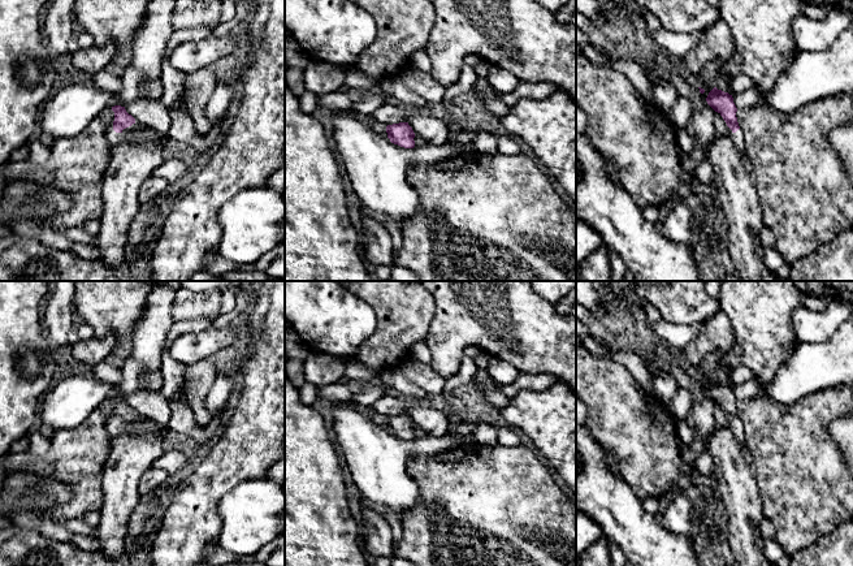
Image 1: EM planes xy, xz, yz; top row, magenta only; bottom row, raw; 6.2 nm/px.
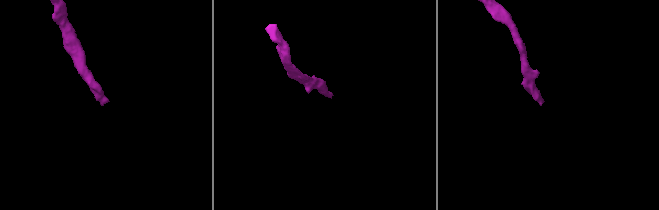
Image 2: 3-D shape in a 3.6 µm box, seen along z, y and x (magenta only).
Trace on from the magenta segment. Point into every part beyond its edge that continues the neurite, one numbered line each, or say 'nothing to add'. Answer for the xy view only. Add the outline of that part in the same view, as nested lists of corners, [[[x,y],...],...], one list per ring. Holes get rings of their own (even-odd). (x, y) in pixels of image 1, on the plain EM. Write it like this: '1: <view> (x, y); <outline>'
1: xy (115, 430); [[[135,411],[135,414],[131,418],[124,420],[121,424],[116,424],[113,422],[113,416],[111,416],[109,420],[108,420],[108,423],[107,423],[107,431],[108,431],[108,433],[109,433],[109,436],[112,438],[116,438],[120,435],[122,435],[122,433],[126,432],[127,425],[130,423],[137,422],[137,420],[140,420],[142,418],[143,418],[143,415],[140,412],[138,412],[138,411]]]

